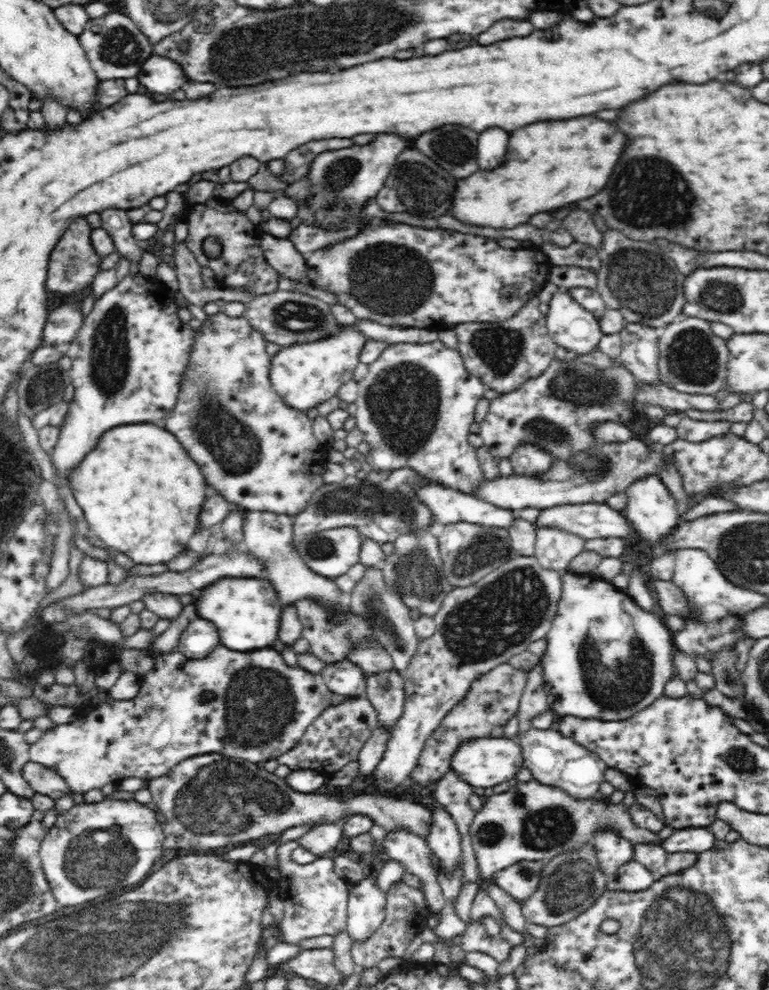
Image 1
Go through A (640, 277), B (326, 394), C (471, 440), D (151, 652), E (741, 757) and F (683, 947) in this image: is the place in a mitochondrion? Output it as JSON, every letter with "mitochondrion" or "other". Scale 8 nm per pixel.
{"A":"mitochondrion","B":"other","C":"other","D":"other","E":"mitochondrion","F":"mitochondrion"}

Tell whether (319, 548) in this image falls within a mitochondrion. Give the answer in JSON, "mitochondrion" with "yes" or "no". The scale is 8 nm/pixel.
{"mitochondrion":"yes"}

